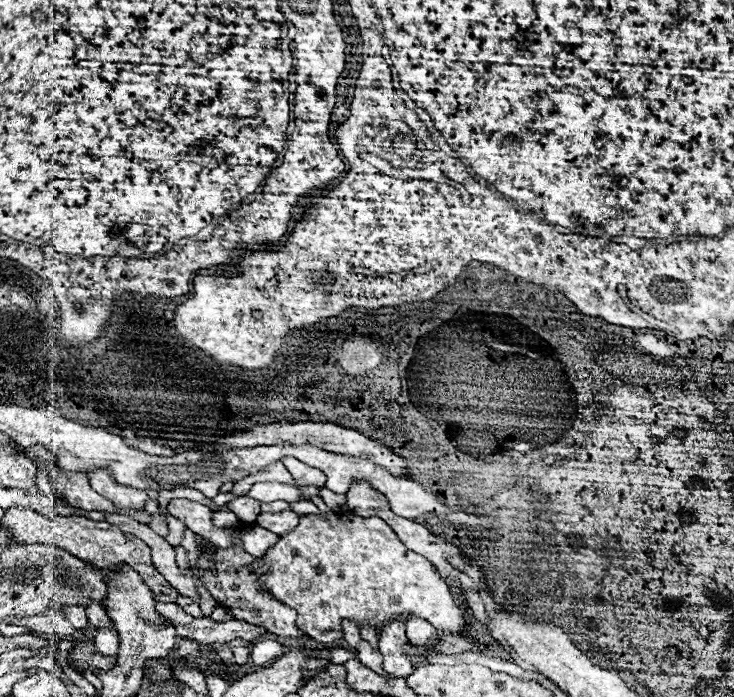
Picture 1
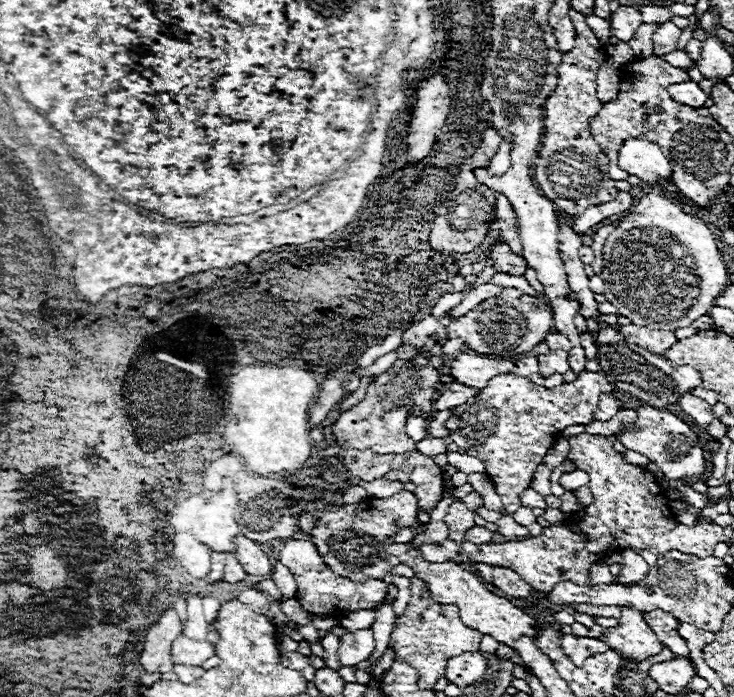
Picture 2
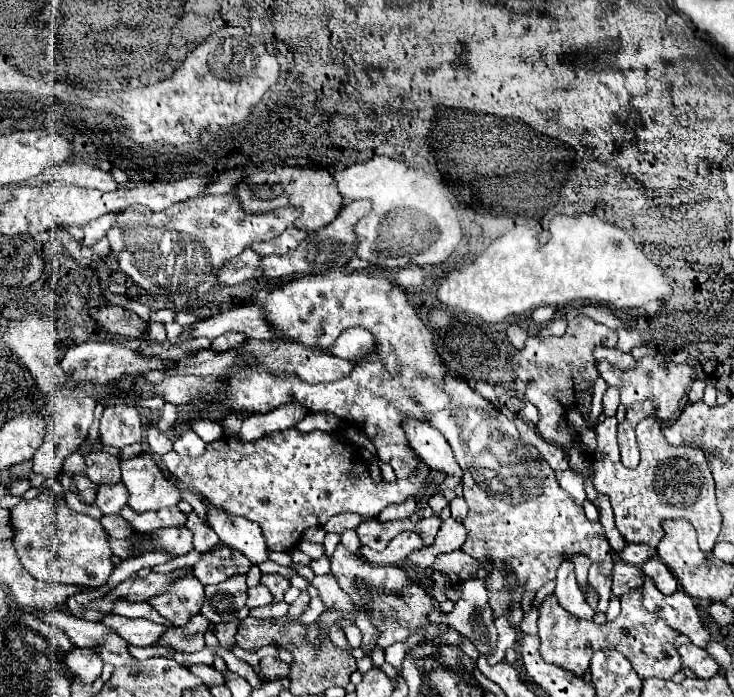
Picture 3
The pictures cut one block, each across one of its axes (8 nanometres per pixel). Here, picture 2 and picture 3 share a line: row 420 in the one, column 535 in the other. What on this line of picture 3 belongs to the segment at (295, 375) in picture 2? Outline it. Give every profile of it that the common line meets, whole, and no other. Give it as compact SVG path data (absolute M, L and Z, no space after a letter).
M596 214L554 216L548 228L518 226L500 236L476 262L454 270L438 288L438 298L446 306L462 308L484 318L490 324L504 322L512 314L524 314L538 306L558 306L574 300L604 304L610 308L642 308L650 300L670 298L674 284L664 270L650 260L634 242L634 238L616 224L600 220Z

